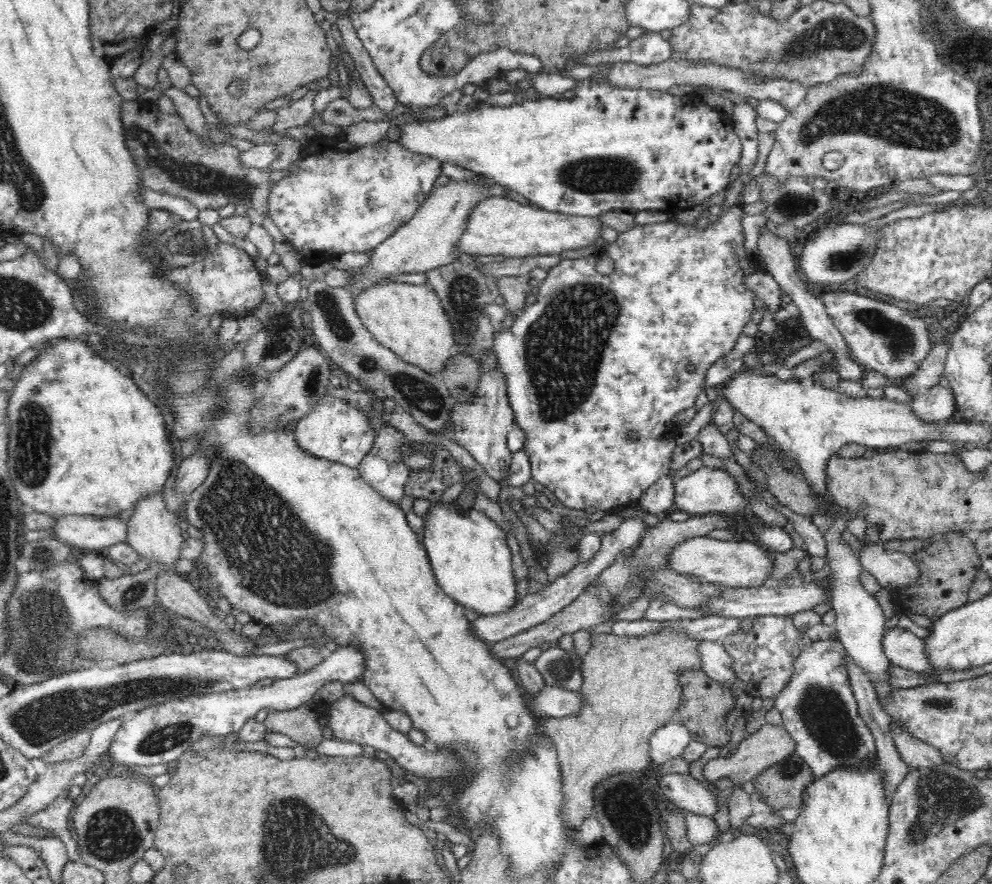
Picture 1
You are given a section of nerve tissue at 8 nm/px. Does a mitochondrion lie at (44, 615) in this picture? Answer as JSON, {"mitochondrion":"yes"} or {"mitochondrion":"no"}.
{"mitochondrion":"yes"}

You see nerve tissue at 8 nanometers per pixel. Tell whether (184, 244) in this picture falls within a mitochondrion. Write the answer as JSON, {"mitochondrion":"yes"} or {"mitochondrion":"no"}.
{"mitochondrion":"yes"}

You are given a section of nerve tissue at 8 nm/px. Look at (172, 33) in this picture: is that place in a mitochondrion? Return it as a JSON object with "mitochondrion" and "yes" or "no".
{"mitochondrion":"no"}

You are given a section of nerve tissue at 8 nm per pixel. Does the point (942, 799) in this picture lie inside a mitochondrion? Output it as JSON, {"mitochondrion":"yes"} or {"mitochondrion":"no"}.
{"mitochondrion":"yes"}

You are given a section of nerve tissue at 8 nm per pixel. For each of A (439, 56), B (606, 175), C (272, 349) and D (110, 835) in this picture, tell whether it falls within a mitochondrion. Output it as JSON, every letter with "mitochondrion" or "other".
{"A":"mitochondrion","B":"mitochondrion","C":"other","D":"mitochondrion"}

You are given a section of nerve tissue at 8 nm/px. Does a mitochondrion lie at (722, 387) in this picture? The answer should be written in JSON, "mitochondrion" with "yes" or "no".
{"mitochondrion":"no"}

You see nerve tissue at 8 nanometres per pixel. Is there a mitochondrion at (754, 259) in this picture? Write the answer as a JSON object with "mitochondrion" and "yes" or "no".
{"mitochondrion":"no"}

